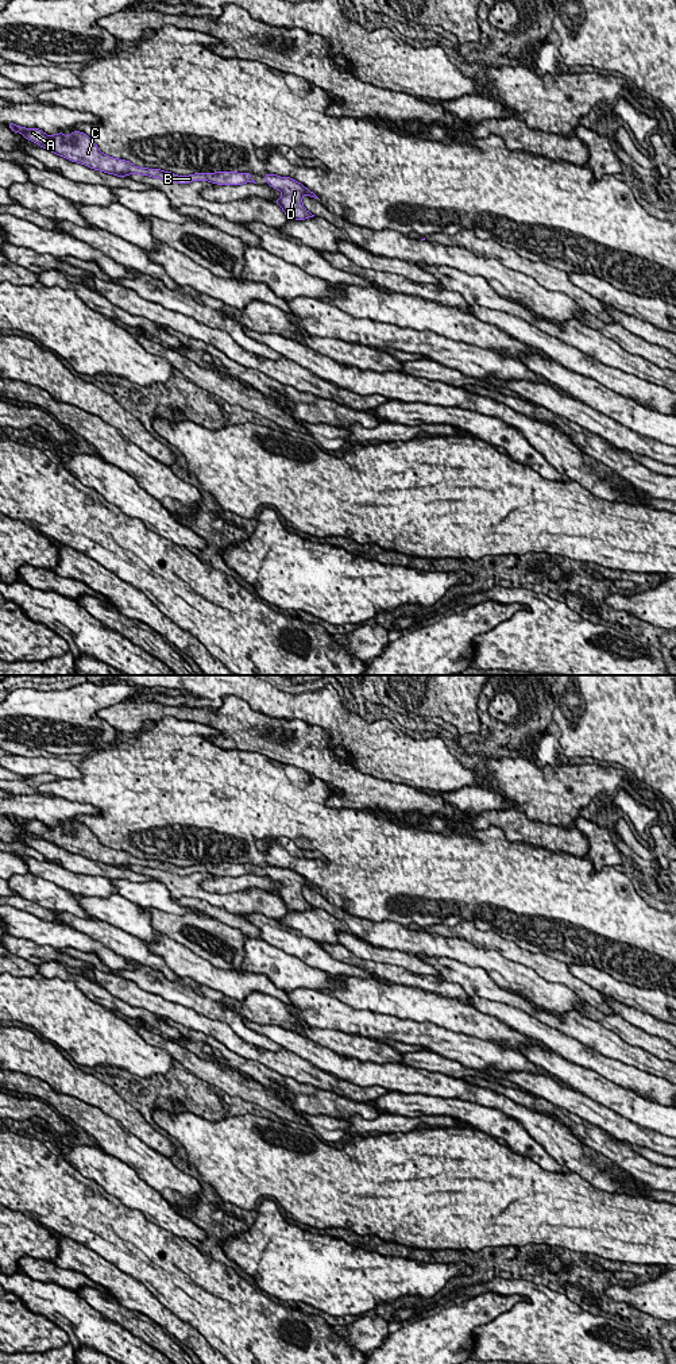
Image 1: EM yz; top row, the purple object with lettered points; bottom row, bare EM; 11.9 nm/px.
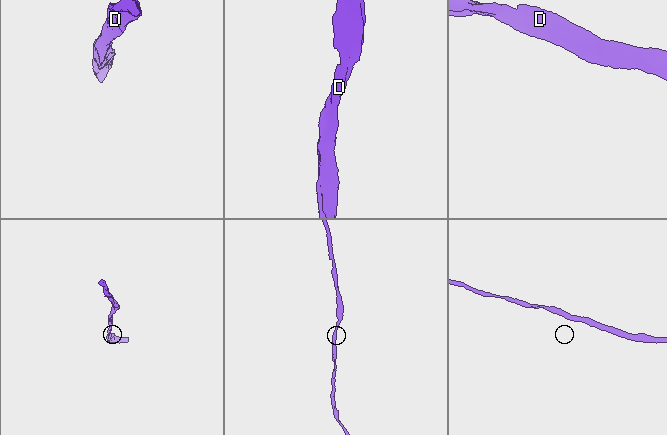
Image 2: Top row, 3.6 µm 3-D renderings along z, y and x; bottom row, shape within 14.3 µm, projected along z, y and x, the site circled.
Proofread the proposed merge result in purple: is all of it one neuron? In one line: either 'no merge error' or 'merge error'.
no merge error

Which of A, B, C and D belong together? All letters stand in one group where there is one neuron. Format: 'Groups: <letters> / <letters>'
Groups: A B C D

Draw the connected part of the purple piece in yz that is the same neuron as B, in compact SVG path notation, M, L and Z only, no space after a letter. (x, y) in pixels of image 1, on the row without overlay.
M8 814L8 818L12 822L23 825L26 831L38 835L40 839L53 843L72 854L78 854L88 859L119 868L125 868L128 866L142 866L178 875L189 875L196 871L209 872L219 876L242 876L246 874L256 875L251 870L251 864L216 863L177 867L171 863L163 863L159 860L138 859L130 852L117 851L103 845L97 836L86 825L80 822L74 822L69 828L65 828L63 824L47 828L46 824L39 820L24 820L15 817L13 814Z

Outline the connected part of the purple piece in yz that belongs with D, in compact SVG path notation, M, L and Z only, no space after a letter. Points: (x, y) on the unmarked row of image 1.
M264 866L264 870L266 875L283 885L275 894L283 901L289 910L304 912L314 908L308 903L302 895L304 886L318 890L313 883L290 868Z

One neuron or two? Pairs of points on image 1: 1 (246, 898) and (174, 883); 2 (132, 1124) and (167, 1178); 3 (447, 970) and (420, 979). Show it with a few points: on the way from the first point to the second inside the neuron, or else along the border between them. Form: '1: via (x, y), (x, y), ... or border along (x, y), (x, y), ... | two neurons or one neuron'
1: via (228, 900), (215, 900), (203, 896), (192, 887) | one neuron
2: border along (122, 1124), (169, 1159) | two neurons
3: border along (435, 977), (456, 982), (466, 991) | two neurons

